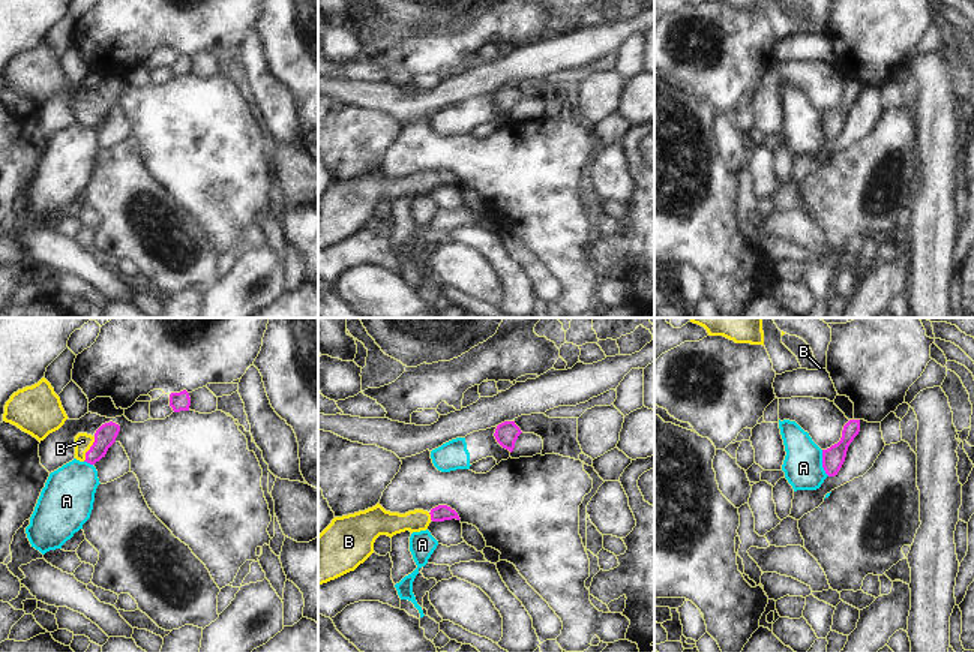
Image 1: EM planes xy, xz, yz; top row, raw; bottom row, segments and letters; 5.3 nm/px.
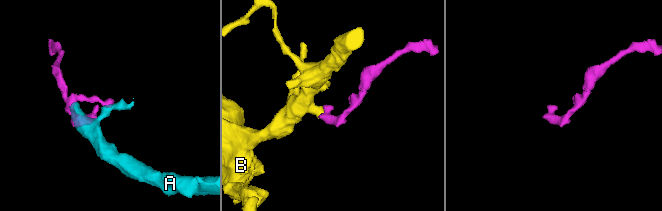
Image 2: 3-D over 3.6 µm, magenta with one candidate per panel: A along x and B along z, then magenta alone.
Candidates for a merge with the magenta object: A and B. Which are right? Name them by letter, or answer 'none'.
B

